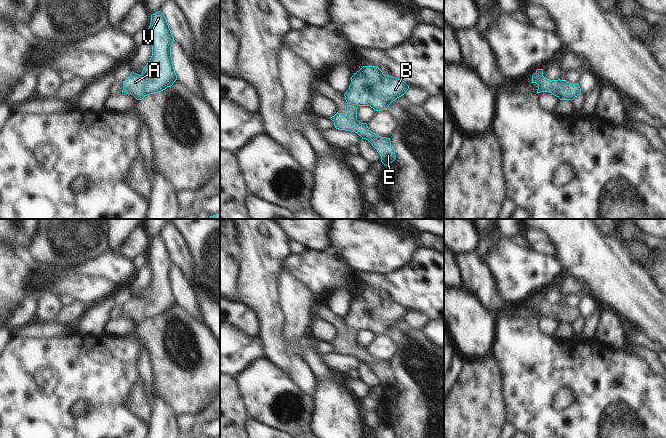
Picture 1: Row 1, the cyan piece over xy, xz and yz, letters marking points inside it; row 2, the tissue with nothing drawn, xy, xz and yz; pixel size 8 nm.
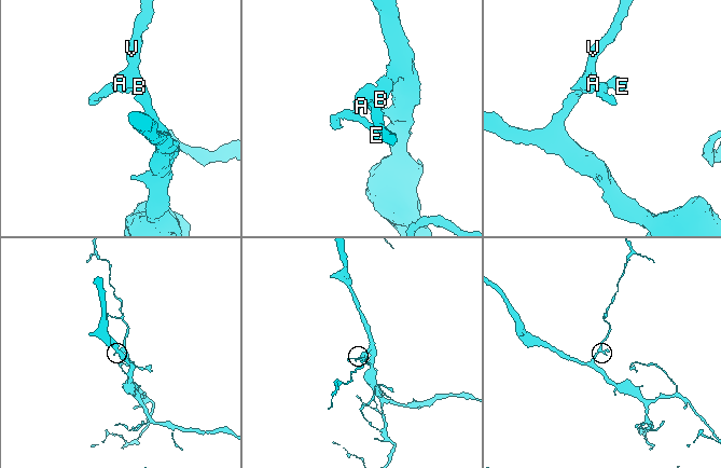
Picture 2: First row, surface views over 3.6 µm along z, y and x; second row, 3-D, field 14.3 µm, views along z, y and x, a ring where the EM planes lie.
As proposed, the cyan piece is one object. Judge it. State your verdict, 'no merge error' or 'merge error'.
no merge error

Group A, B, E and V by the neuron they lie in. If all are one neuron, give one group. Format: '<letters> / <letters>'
A B E V

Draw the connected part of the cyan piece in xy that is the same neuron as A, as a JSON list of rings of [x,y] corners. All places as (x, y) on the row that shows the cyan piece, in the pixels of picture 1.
[[[161,11],[151,15],[147,38],[152,46],[149,62],[141,75],[132,71],[123,81],[122,92],[133,95],[137,100],[163,91],[177,80],[171,57],[171,47],[175,40]]]

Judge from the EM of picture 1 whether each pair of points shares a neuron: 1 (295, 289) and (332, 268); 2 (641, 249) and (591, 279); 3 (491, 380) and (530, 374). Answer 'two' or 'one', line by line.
1: two
2: two
3: two

